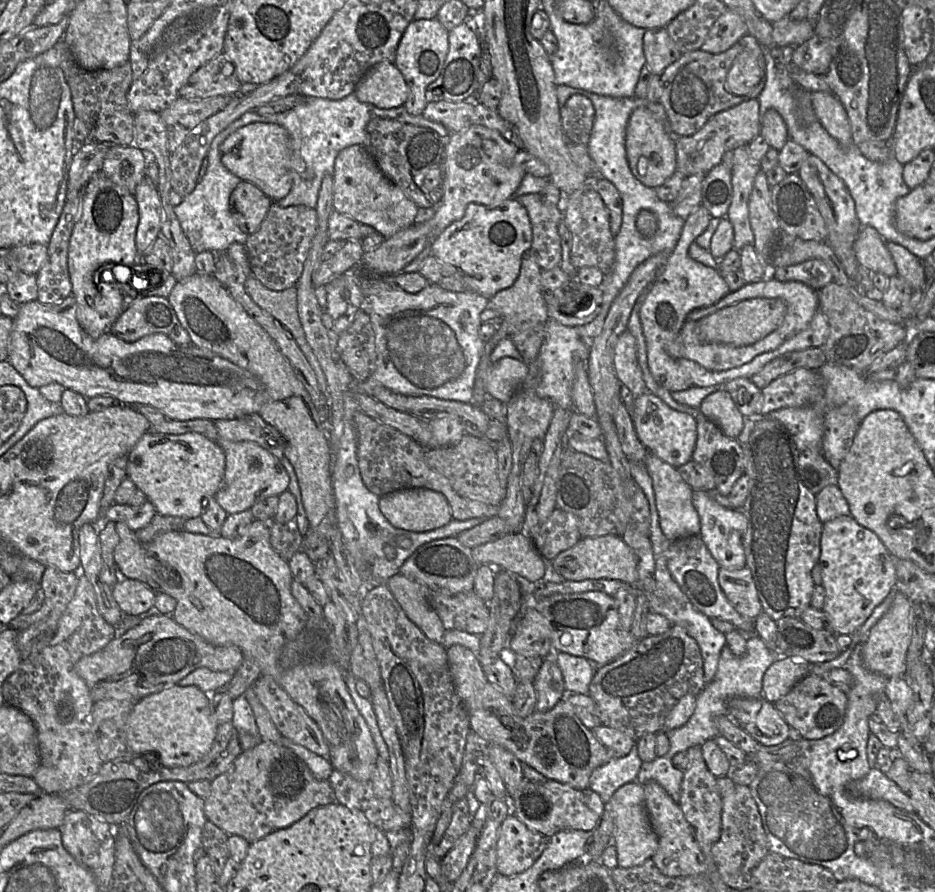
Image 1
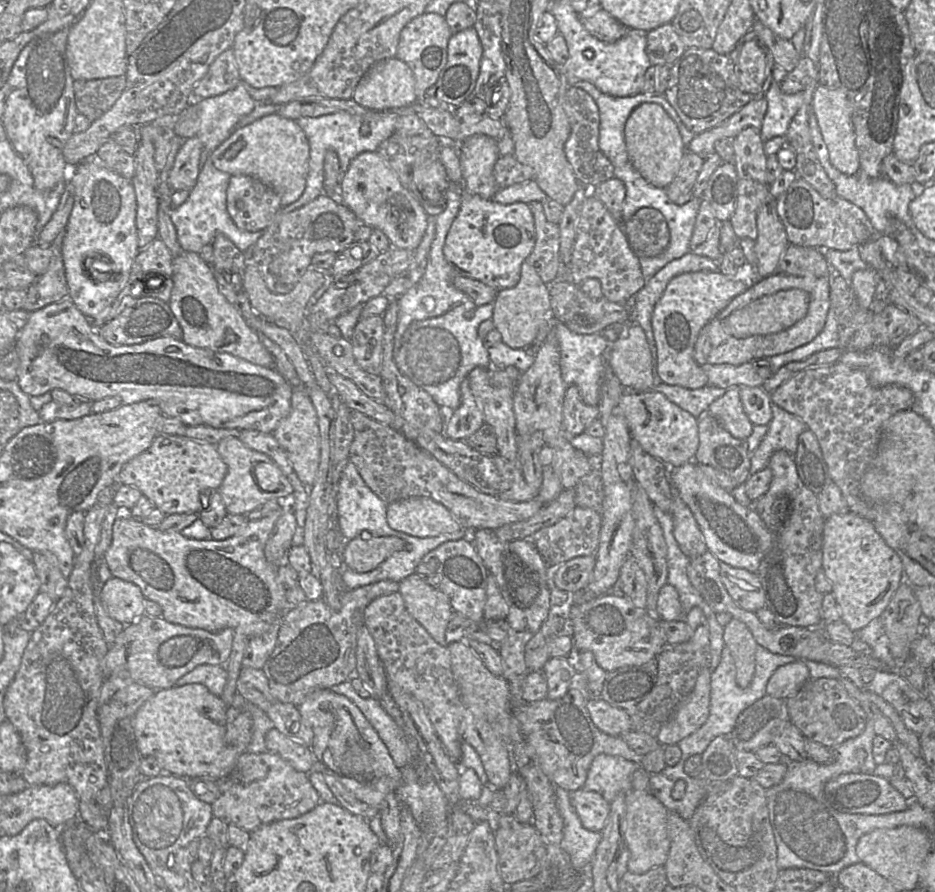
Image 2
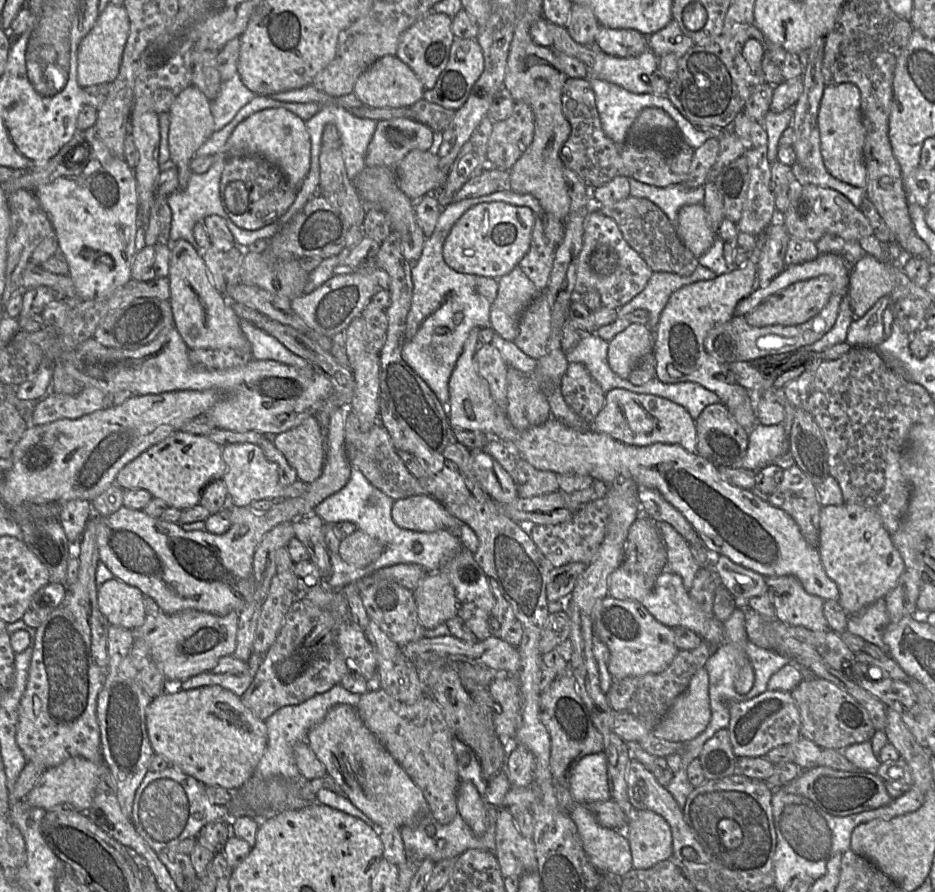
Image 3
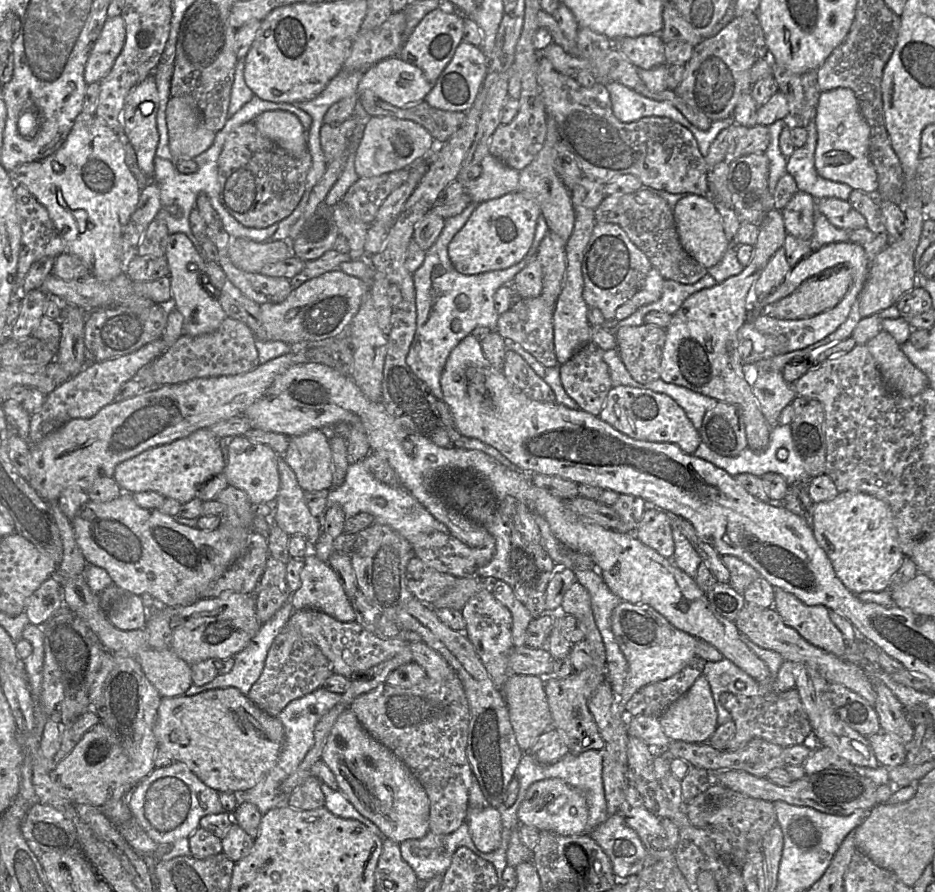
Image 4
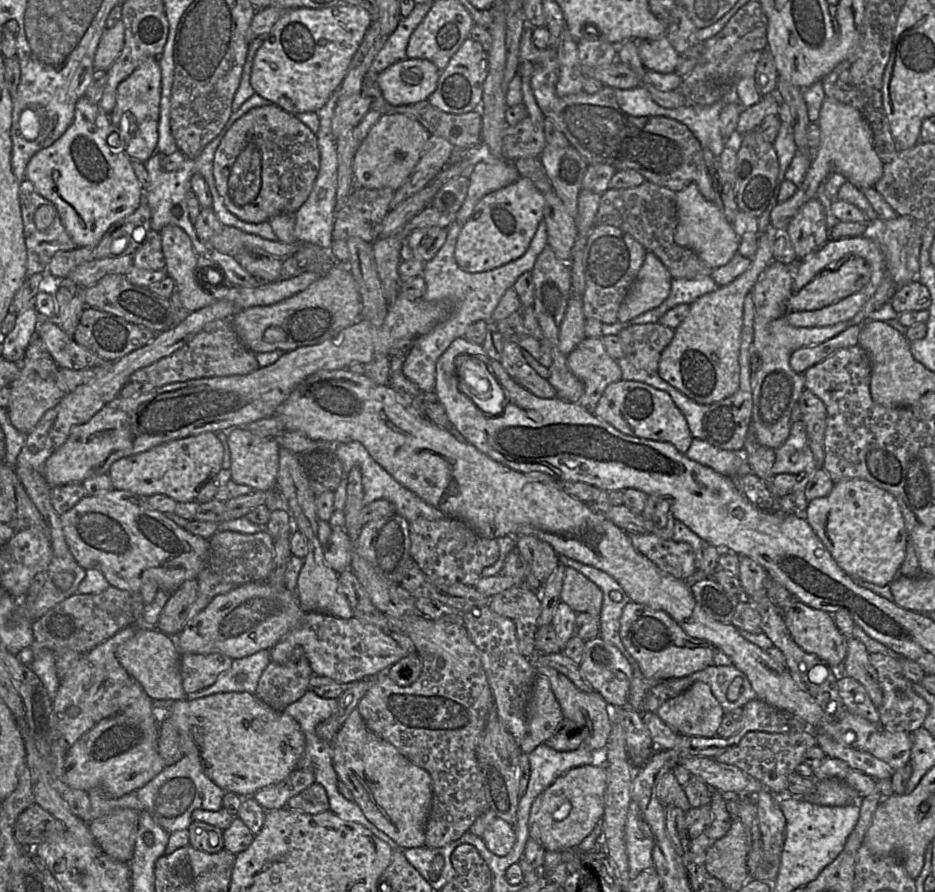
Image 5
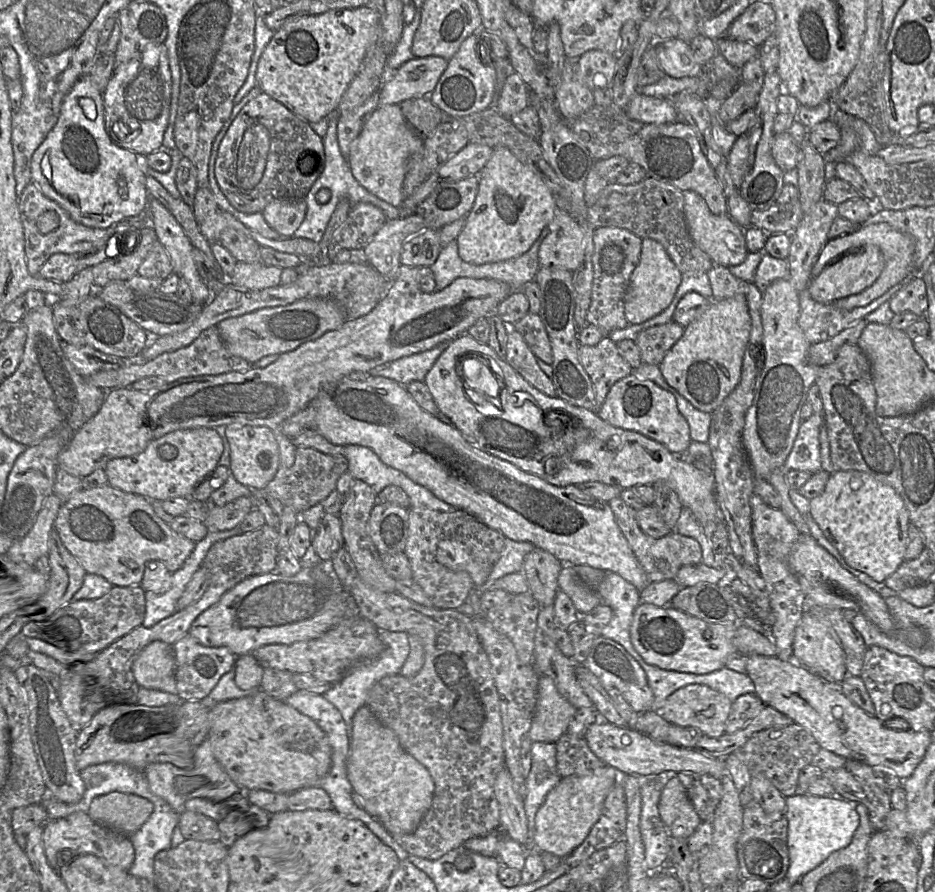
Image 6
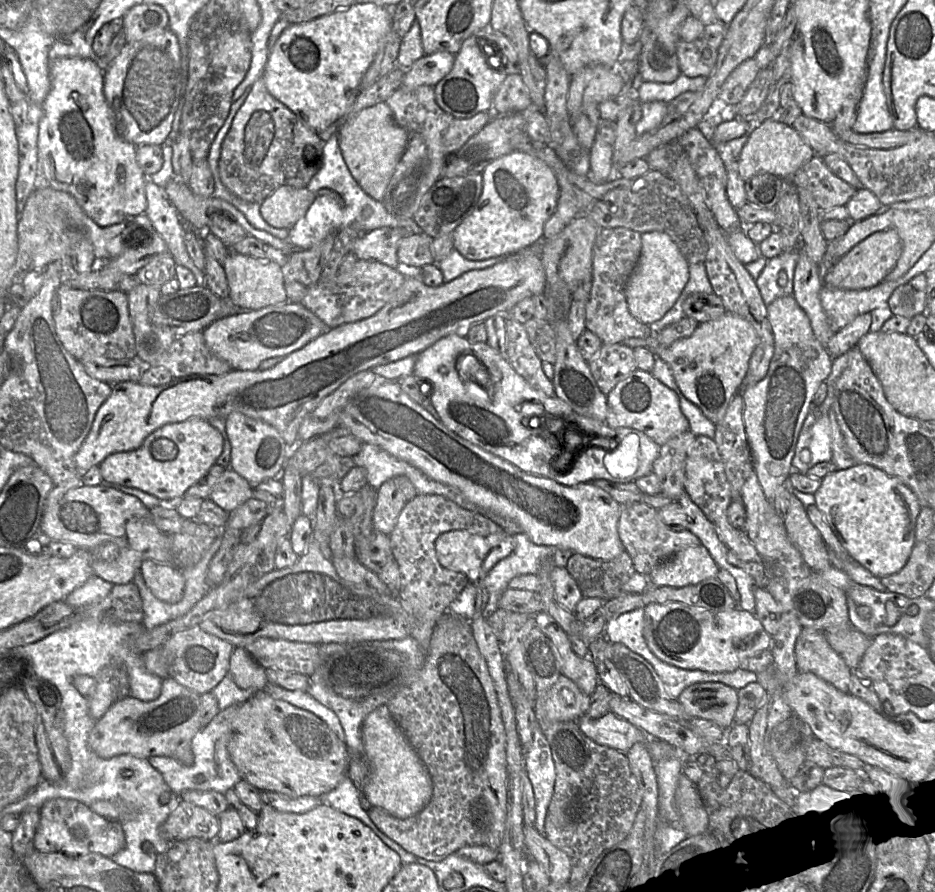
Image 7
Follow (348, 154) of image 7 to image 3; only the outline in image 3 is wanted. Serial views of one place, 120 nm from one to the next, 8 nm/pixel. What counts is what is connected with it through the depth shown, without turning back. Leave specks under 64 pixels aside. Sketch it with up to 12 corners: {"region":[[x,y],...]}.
{"region":[[415,120],[377,121],[366,167],[394,169],[429,151],[434,131]]}

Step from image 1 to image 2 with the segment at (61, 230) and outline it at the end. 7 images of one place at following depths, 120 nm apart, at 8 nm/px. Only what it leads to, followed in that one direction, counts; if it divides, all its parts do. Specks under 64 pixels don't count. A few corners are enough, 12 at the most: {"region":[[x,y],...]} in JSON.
{"region":[[65,230],[50,244],[47,270],[26,288],[29,312],[69,296],[62,256]]}

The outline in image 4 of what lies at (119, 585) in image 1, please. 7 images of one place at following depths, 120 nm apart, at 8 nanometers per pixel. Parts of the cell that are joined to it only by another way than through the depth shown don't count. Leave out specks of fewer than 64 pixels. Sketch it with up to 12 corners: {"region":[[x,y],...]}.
{"region":[[114,584],[98,595],[115,628],[146,626],[147,609],[140,596]]}

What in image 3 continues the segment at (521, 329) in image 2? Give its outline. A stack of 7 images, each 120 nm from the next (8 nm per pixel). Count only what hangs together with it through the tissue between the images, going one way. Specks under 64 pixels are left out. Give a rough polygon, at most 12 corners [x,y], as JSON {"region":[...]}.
{"region":[[519,267],[500,277],[490,326],[513,341],[539,293]]}

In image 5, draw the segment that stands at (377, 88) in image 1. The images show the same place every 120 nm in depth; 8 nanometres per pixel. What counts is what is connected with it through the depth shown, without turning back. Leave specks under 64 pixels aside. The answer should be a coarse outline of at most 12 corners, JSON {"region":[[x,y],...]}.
{"region":[[404,59],[378,74],[391,106],[428,101],[441,71]]}

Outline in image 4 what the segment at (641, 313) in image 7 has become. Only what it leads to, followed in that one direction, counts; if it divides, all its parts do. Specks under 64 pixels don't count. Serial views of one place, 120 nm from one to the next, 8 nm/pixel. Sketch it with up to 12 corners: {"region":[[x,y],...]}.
{"region":[[652,267],[641,289],[616,309],[622,320],[662,295],[664,278]]}

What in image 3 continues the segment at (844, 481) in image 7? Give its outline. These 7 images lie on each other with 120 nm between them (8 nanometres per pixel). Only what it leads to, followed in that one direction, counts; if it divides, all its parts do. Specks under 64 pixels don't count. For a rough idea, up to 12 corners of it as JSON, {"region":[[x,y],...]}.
{"region":[[821,507],[818,550],[849,616],[906,570],[879,515]]}

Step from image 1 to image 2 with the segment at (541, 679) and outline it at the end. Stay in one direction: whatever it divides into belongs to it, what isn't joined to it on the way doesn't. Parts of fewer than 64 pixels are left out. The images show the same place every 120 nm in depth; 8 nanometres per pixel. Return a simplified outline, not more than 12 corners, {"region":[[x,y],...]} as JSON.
{"region":[[573,655],[550,657],[541,669],[549,700],[577,682]]}

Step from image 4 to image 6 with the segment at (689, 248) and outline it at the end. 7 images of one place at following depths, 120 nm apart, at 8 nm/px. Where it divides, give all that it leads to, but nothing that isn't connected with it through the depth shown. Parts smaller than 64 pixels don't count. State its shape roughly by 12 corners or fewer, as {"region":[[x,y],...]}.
{"region":[[683,191],[694,243],[716,265],[743,263],[744,229]]}

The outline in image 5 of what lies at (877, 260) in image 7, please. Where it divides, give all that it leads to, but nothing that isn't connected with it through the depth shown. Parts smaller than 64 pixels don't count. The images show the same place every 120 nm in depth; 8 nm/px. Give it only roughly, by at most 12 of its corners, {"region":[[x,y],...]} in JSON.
{"region":[[852,256],[787,301],[788,312],[819,310],[858,292],[868,263]]}

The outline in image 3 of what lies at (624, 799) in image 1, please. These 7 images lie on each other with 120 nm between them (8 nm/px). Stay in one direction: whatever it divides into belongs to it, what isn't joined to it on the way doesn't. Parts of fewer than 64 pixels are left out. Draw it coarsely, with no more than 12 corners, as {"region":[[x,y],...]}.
{"region":[[633,809],[624,830],[634,869],[673,854],[665,818]]}

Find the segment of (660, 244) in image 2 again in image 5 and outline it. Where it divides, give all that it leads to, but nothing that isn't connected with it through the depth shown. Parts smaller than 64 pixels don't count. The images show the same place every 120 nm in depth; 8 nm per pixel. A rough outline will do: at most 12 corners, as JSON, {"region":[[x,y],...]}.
{"region":[[649,181],[609,188],[595,225],[615,226],[673,279],[713,270],[675,243],[677,193]]}

